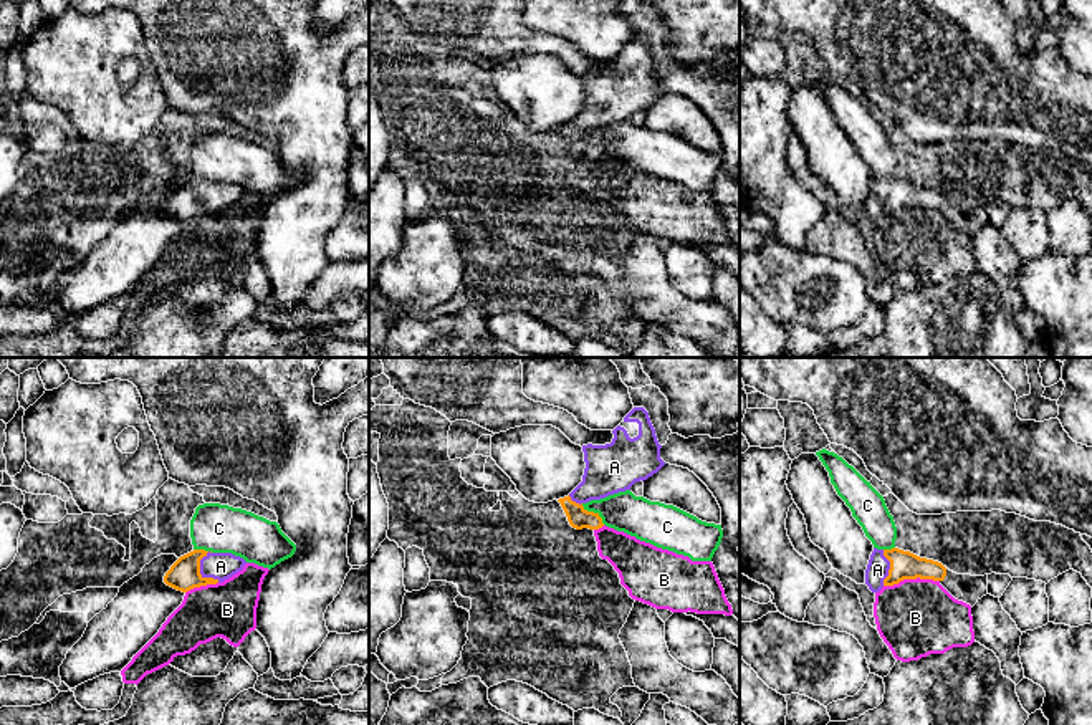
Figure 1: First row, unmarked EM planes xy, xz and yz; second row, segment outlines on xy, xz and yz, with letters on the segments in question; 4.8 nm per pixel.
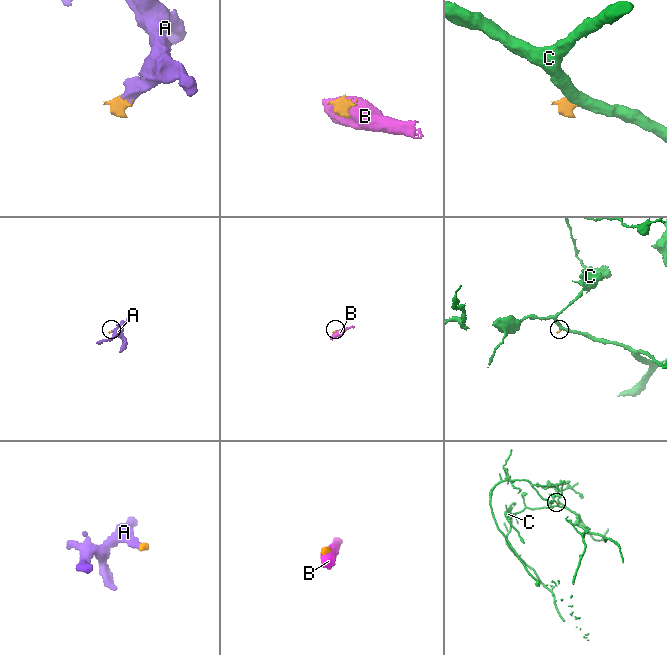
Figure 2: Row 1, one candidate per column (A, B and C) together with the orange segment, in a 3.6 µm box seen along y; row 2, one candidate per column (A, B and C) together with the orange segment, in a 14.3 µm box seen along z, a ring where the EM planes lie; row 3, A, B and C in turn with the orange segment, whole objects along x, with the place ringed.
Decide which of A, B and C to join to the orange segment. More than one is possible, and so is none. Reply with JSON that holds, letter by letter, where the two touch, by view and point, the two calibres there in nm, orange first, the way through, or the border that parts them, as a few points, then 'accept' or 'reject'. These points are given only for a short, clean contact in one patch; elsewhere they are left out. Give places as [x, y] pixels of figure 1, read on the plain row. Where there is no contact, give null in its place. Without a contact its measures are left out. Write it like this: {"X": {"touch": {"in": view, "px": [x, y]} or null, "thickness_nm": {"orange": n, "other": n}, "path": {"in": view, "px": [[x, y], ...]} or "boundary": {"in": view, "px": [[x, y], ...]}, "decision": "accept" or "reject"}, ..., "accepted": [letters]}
{"A": {"touch": {"in": "xy", "px": [199, 201]}, "thickness_nm": {"orange": 160, "other": 130}, "path": {"in": "xy", "px": [[184, 204], [199, 201], [220, 196]]}, "decision": "accept"}, "B": {"touch": {"in": "yz", "px": [910, 207]}, "thickness_nm": {"orange": 140, "other": 380}, "decision": "reject"}, "C": {"touch": {"in": "xz", "px": [593, 141]}, "thickness_nm": {"orange": 100, "other": 190}, "boundary": {"in": "xz", "px": [[581, 133], [593, 139], [604, 153]]}, "decision": "reject"}, "accepted": ["A"]}

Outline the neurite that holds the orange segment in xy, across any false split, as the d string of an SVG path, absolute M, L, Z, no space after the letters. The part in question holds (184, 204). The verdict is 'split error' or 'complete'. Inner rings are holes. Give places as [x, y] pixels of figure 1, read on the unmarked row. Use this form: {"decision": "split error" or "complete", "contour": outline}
{"decision": "split error", "contour": "M194 179L180 185L164 205L164 212L187 222L194 217L223 212L243 199L247 190L232 182Z"}

